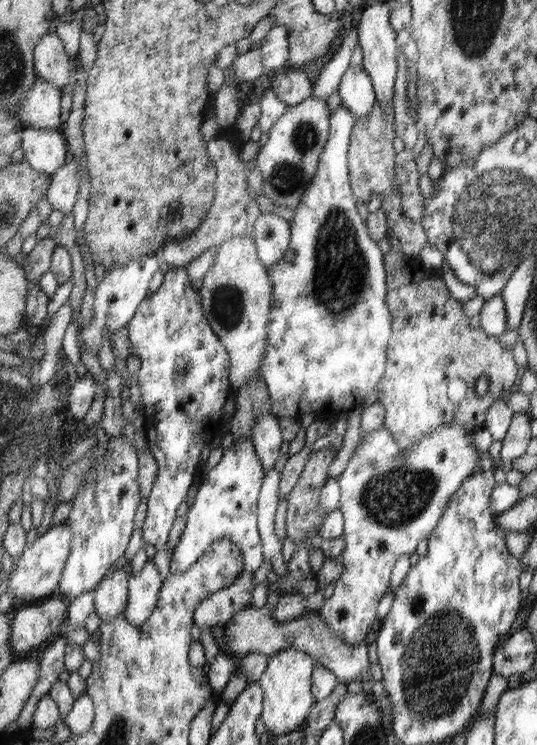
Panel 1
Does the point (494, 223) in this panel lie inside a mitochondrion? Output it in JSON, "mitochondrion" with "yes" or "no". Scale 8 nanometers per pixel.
{"mitochondrion":"yes"}

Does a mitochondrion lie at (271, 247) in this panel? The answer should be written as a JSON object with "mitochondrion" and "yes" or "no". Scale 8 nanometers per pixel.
{"mitochondrion":"no"}

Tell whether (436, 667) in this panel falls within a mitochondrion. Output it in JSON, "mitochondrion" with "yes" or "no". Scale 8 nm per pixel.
{"mitochondrion":"yes"}

